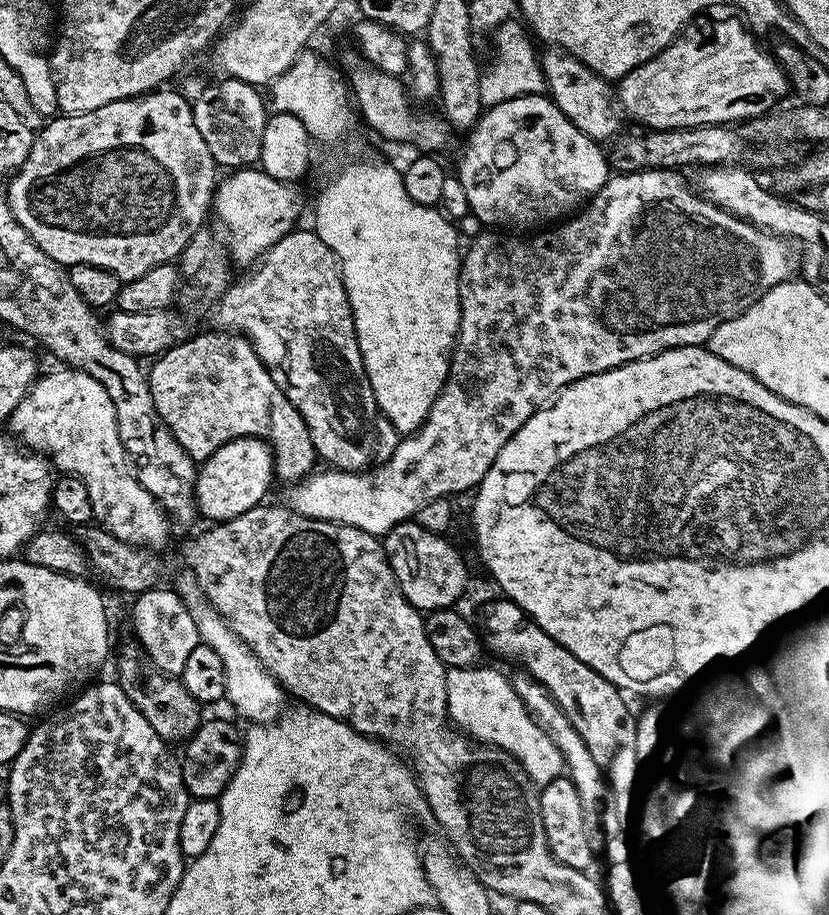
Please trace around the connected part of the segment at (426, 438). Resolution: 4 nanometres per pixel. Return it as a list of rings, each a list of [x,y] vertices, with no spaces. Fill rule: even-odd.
[[[645,170],[643,172],[626,172],[623,174],[609,175],[608,181],[598,189],[592,199],[587,201],[575,214],[569,215],[567,218],[559,221],[555,226],[549,227],[547,230],[536,230],[531,234],[509,234],[504,230],[480,230],[476,237],[472,240],[469,248],[465,247],[462,252],[460,262],[460,281],[458,282],[458,294],[460,295],[460,328],[456,331],[456,342],[452,346],[452,355],[448,362],[448,377],[444,385],[440,387],[438,398],[434,402],[434,406],[430,410],[430,414],[422,421],[420,429],[411,434],[405,435],[399,446],[394,450],[394,454],[390,454],[388,460],[383,461],[380,468],[373,467],[371,470],[363,472],[342,472],[339,470],[324,470],[328,472],[313,471],[311,476],[304,477],[303,480],[297,481],[291,485],[292,490],[288,494],[287,505],[293,512],[299,513],[300,516],[306,518],[314,518],[315,520],[329,520],[335,524],[345,524],[346,526],[354,526],[358,530],[366,530],[366,534],[382,538],[394,526],[398,526],[404,520],[411,520],[415,517],[418,510],[422,510],[422,506],[426,506],[435,500],[452,498],[455,492],[468,492],[479,488],[482,478],[486,478],[486,470],[490,470],[490,466],[494,462],[494,458],[498,458],[498,450],[502,450],[502,446],[506,446],[506,442],[510,442],[510,438],[516,433],[527,420],[535,414],[539,408],[545,407],[563,388],[567,388],[569,384],[573,384],[575,380],[580,380],[584,376],[590,374],[598,374],[605,372],[611,368],[616,368],[619,364],[629,364],[632,360],[642,360],[645,356],[654,356],[657,352],[665,352],[668,348],[695,348],[697,346],[707,345],[708,339],[714,334],[716,327],[723,320],[734,318],[744,309],[748,308],[757,300],[763,292],[768,292],[776,285],[782,283],[783,280],[789,279],[794,272],[794,260],[788,257],[788,248],[790,252],[789,241],[783,236],[775,236],[773,232],[767,232],[765,228],[760,228],[757,224],[752,224],[749,220],[738,218],[734,214],[730,214],[725,208],[719,208],[717,204],[712,204],[709,200],[705,200],[691,183],[688,184],[683,180],[681,173],[676,170]]]

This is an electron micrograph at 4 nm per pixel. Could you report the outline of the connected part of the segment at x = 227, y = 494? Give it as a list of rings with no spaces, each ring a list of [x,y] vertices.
[[[240,436],[226,442],[199,465],[196,474],[196,510],[208,522],[233,520],[246,510],[261,507],[268,487],[274,484],[272,450],[265,440],[255,436]]]

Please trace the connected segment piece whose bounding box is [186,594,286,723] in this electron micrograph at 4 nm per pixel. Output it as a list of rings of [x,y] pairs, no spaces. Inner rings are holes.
[[[193,594],[187,597],[186,603],[194,618],[194,626],[198,626],[201,643],[215,650],[222,660],[223,673],[226,675],[224,687],[225,699],[236,708],[237,712],[248,718],[251,723],[272,723],[285,709],[286,692],[275,678],[263,668],[258,658],[237,635],[230,630],[228,623],[212,608],[207,600]]]

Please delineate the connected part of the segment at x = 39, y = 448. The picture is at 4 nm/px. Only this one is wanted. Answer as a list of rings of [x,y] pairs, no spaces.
[[[67,366],[52,372],[49,376],[41,375],[36,383],[28,389],[28,393],[18,402],[6,425],[21,445],[47,458],[53,469],[69,476],[82,478],[90,490],[90,502],[95,523],[105,528],[114,538],[125,540],[127,544],[135,544],[138,548],[161,550],[168,544],[169,517],[156,499],[140,485],[135,475],[128,473],[129,457],[118,438],[118,422],[114,418],[114,402],[110,402],[110,394],[90,378],[90,374],[78,372]]]

